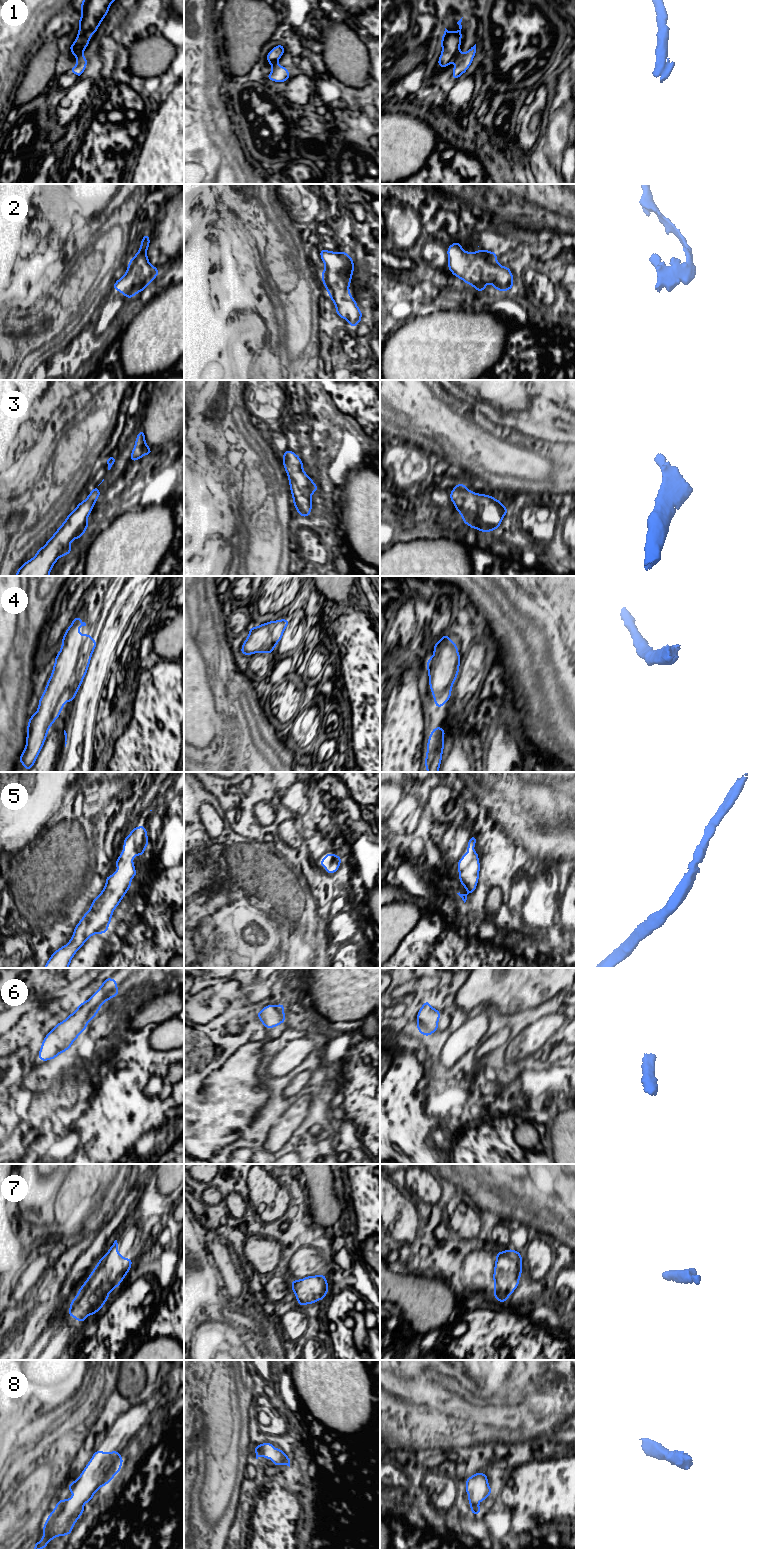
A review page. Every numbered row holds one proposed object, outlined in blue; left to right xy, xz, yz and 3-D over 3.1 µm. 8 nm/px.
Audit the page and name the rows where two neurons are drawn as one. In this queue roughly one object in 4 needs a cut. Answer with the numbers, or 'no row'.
1

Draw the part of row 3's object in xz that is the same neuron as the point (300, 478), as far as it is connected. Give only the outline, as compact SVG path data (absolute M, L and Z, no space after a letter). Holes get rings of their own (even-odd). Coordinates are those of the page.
M287 450L282 456L283 466L289 479L293 504L301 517L308 517L312 509L312 493L317 487L314 481L305 473L303 462L295 452Z

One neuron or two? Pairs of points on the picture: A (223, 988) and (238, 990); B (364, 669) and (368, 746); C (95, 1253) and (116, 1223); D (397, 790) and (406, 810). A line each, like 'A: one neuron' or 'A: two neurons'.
A: one neuron
B: one neuron
C: one neuron
D: two neurons

